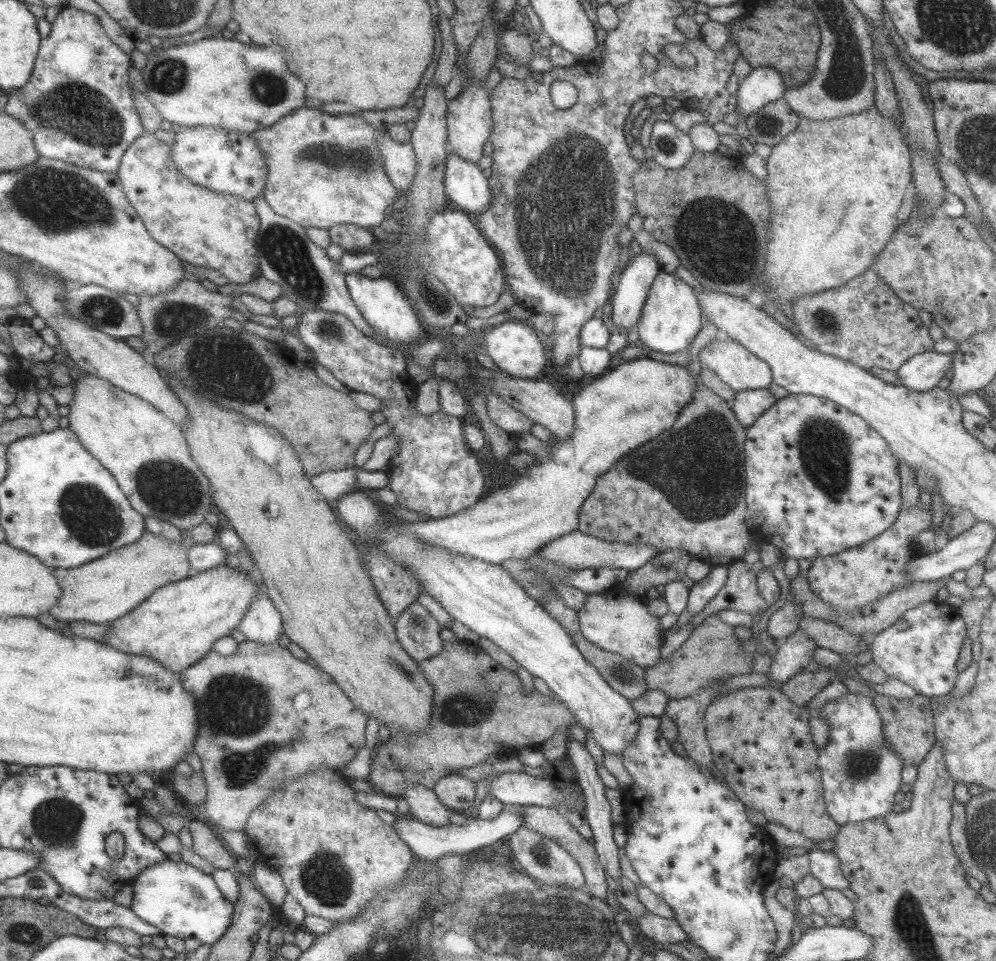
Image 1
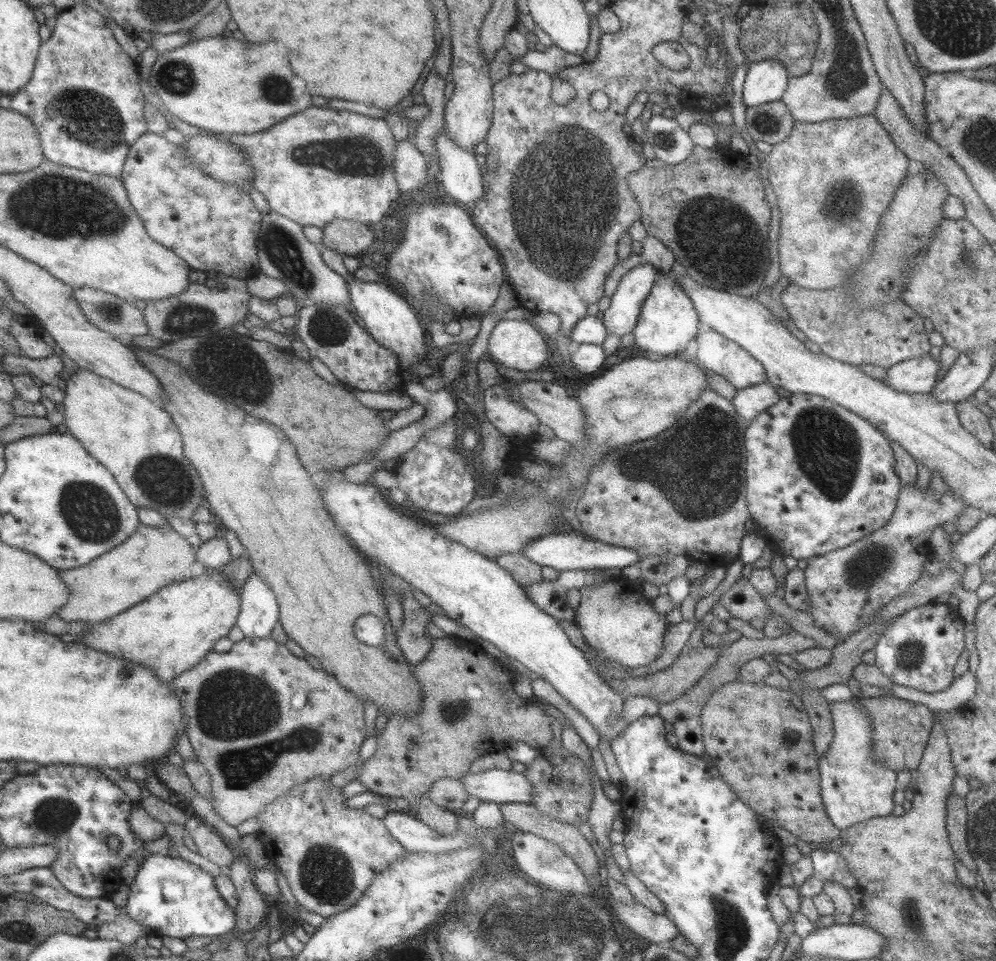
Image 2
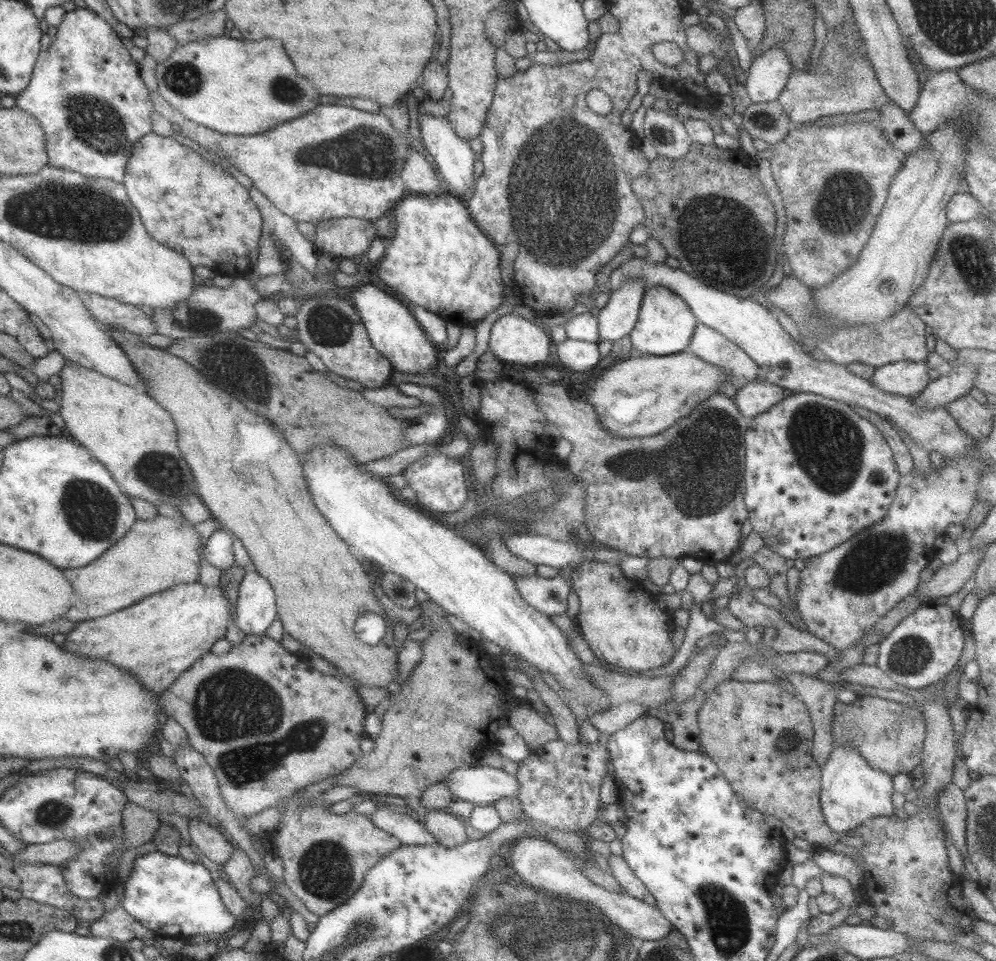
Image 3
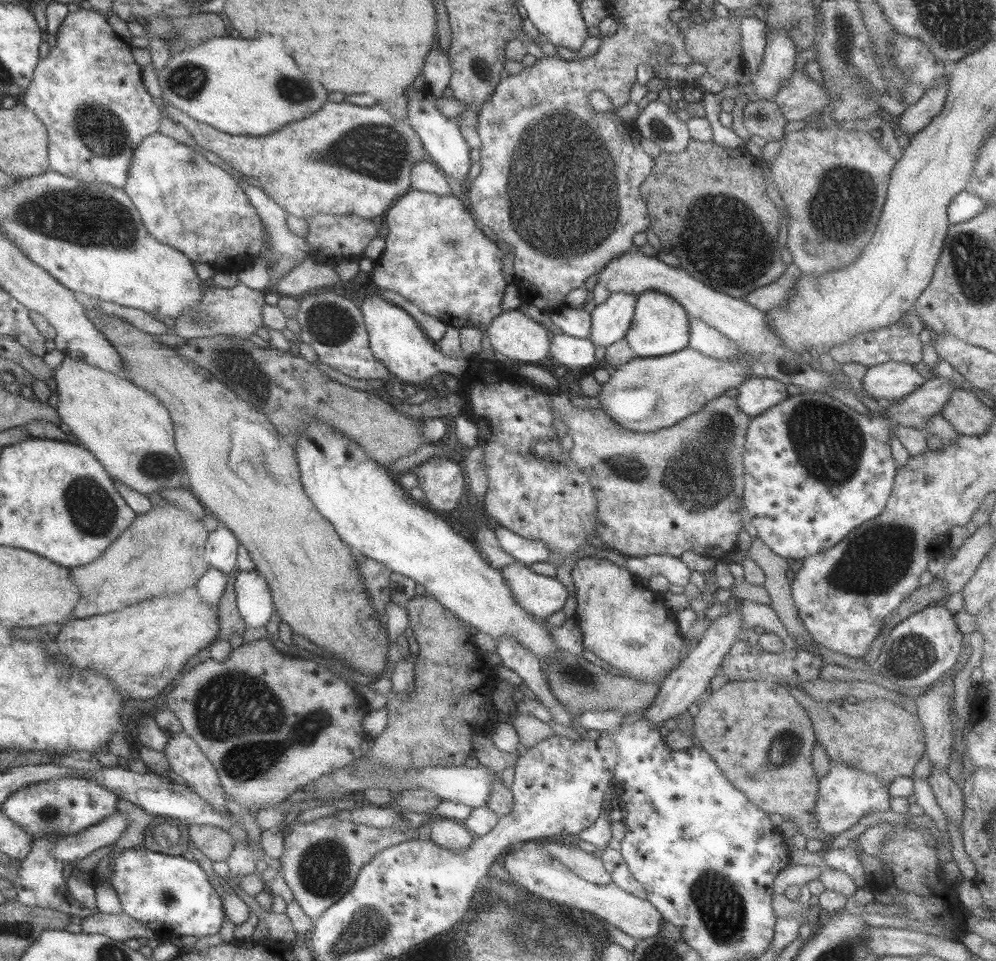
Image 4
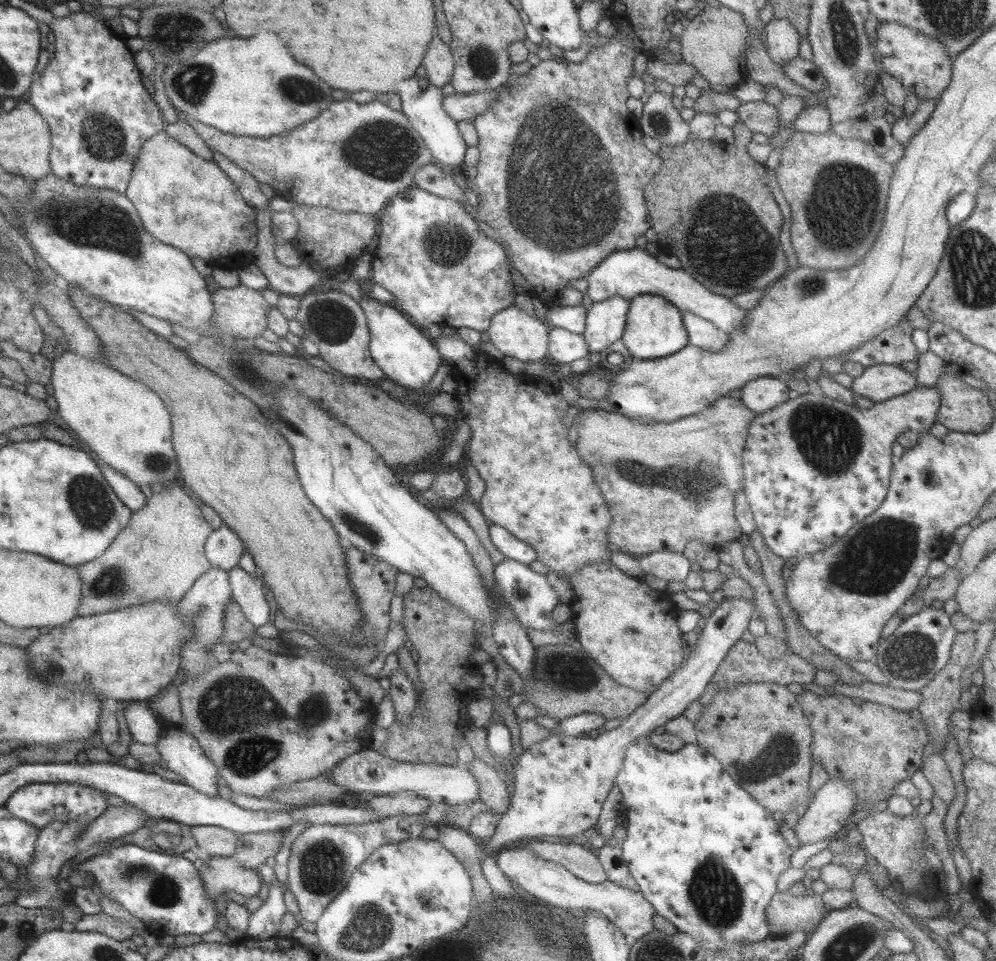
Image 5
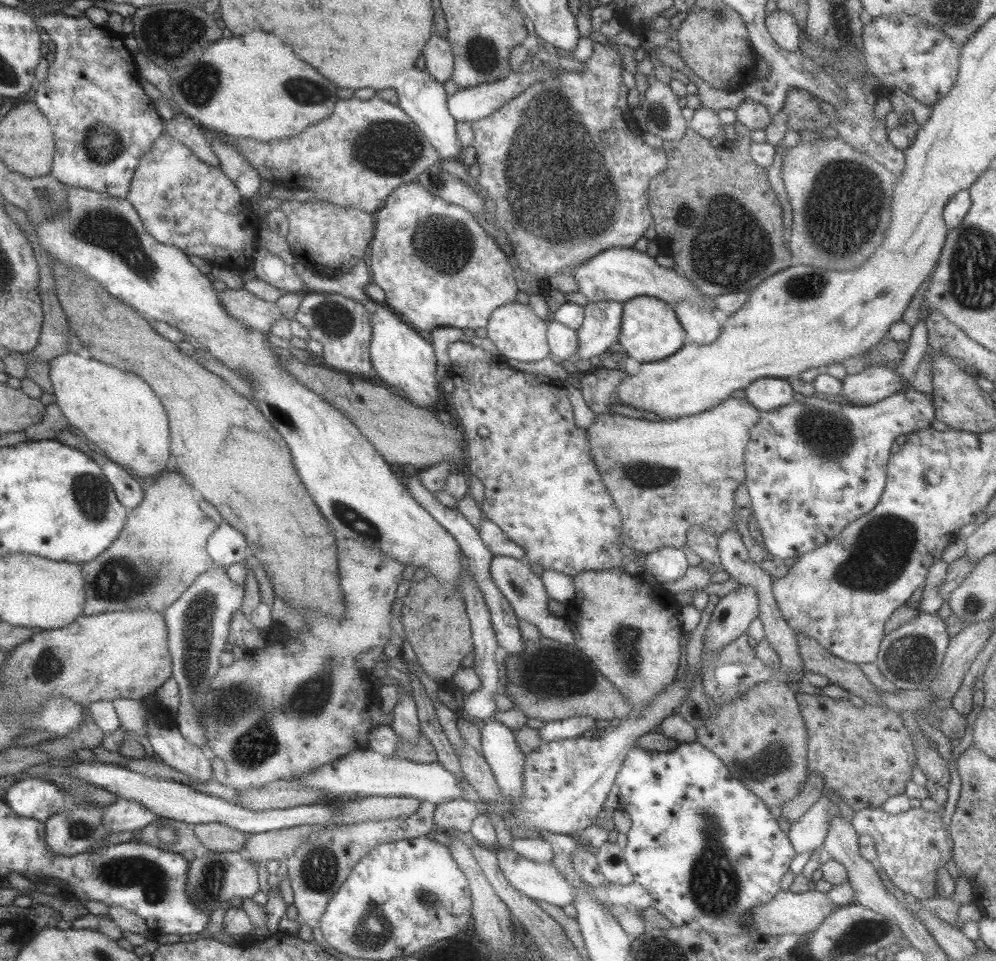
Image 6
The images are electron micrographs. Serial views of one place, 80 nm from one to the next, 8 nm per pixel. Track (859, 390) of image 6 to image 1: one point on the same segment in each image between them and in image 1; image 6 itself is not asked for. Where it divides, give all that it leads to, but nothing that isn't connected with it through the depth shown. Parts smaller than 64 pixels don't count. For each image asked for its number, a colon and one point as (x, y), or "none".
1: (921, 372)
2: (917, 375)
3: (905, 378)
4: (890, 380)
5: (877, 383)

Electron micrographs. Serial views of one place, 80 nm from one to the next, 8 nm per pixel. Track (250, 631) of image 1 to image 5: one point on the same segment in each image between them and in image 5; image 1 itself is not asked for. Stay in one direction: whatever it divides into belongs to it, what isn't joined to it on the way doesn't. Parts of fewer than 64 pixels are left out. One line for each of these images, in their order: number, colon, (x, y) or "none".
2: (258, 611)
3: (255, 609)
4: (253, 599)
5: (246, 591)

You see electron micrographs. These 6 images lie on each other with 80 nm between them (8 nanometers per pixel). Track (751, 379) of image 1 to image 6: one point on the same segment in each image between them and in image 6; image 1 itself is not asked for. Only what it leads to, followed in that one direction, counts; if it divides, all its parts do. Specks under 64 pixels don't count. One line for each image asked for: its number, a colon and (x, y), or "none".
2: (714, 352)
3: (707, 344)
4: (705, 339)
5: (700, 333)
6: (700, 327)

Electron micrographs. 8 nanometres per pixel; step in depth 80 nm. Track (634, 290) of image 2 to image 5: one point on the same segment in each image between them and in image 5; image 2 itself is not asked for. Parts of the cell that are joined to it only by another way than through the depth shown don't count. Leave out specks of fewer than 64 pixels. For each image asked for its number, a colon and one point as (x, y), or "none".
3: (616, 319)
4: (609, 321)
5: (604, 323)

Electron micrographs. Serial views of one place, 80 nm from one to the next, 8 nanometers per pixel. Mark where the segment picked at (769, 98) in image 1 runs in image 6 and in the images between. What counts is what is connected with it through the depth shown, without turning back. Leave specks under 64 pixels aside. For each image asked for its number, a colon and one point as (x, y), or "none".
2: (765, 80)
3: (765, 78)
4: (778, 59)
5: (782, 42)
6: (782, 27)

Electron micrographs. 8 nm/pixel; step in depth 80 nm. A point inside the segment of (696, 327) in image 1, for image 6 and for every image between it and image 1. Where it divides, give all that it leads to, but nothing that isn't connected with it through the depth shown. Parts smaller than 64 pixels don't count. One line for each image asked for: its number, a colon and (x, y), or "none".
2: (667, 321)
3: (664, 325)
4: (659, 326)
5: (653, 328)
6: (649, 331)

